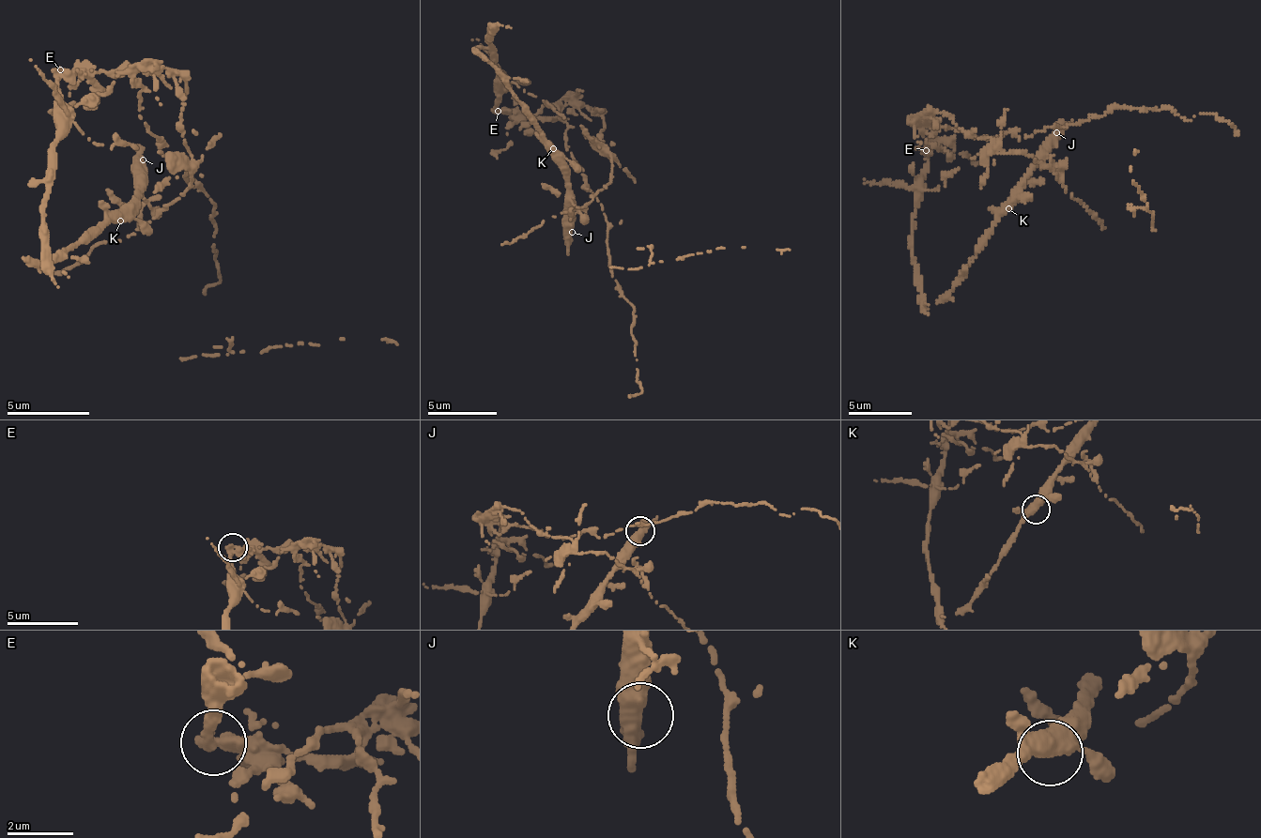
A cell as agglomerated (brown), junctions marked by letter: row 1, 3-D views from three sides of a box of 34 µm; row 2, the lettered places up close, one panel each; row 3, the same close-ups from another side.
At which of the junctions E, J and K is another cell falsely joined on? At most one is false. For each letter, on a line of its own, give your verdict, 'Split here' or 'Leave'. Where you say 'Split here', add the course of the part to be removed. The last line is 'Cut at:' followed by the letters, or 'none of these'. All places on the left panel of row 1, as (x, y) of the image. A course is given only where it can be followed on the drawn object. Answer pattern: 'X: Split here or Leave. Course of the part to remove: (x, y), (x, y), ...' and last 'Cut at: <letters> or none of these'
E: Split here
J: Leave
K: Leave
Cut at: E

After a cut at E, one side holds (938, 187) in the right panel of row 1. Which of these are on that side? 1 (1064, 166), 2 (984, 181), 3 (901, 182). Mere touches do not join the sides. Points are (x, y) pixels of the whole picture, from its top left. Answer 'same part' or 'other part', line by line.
1: other part
2: same part
3: same part

